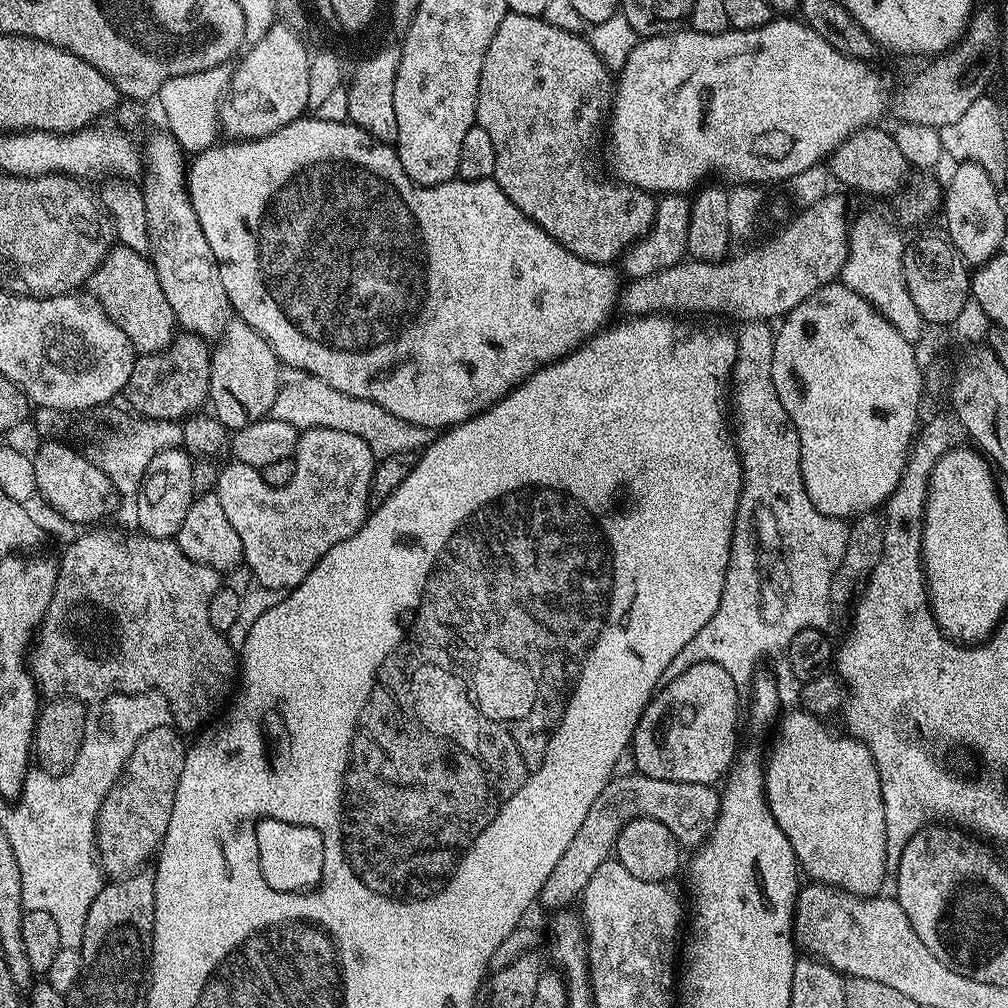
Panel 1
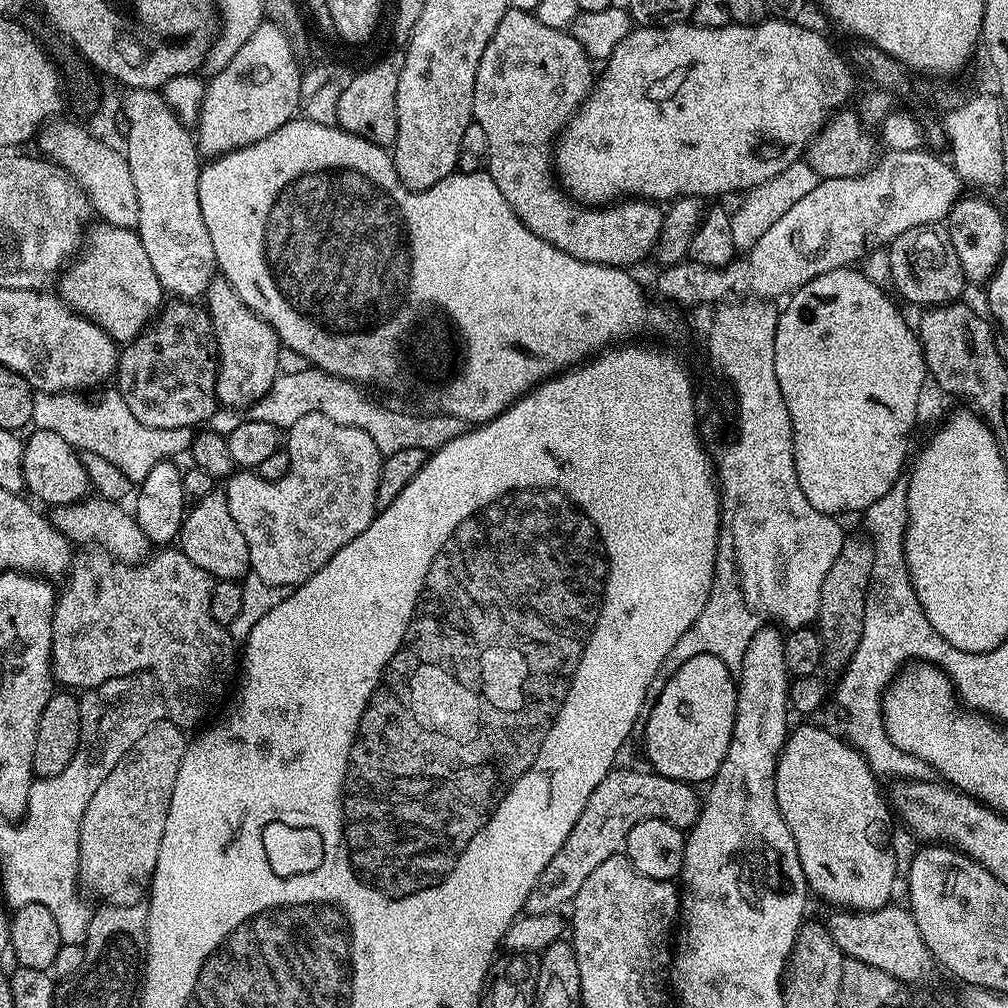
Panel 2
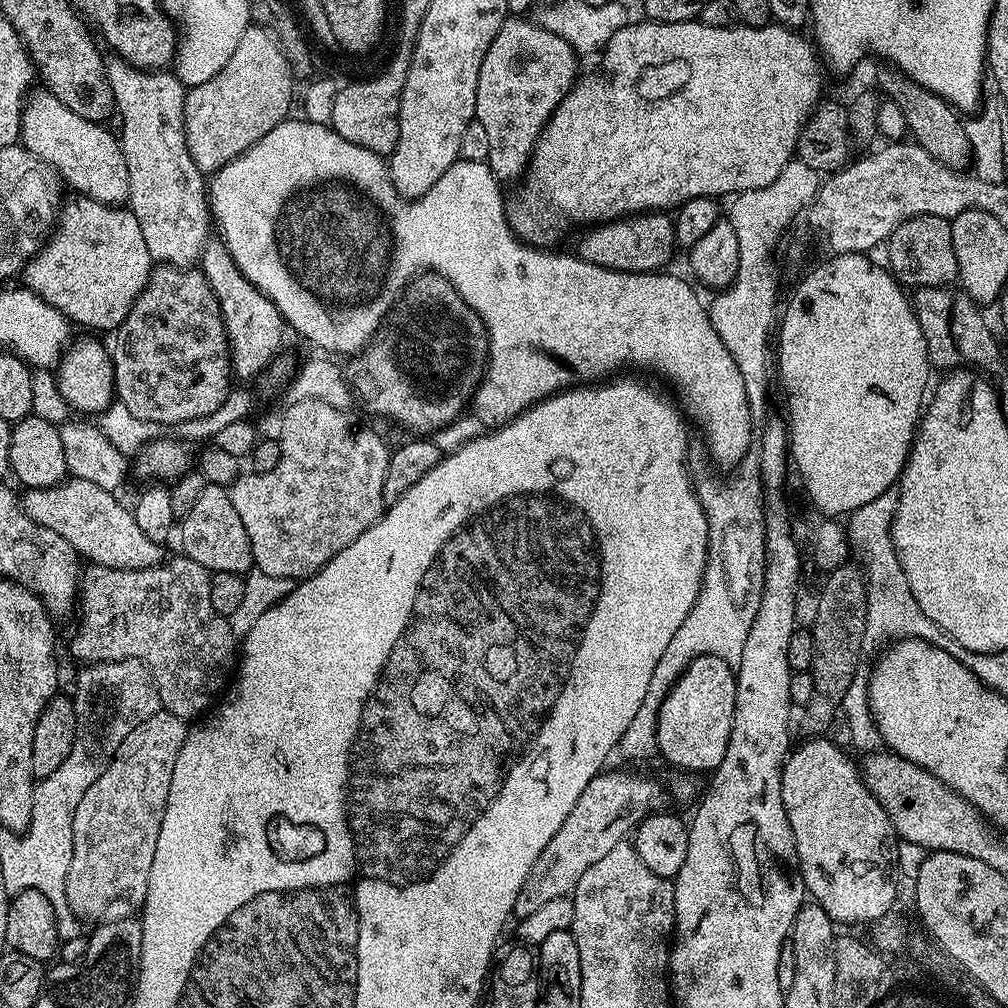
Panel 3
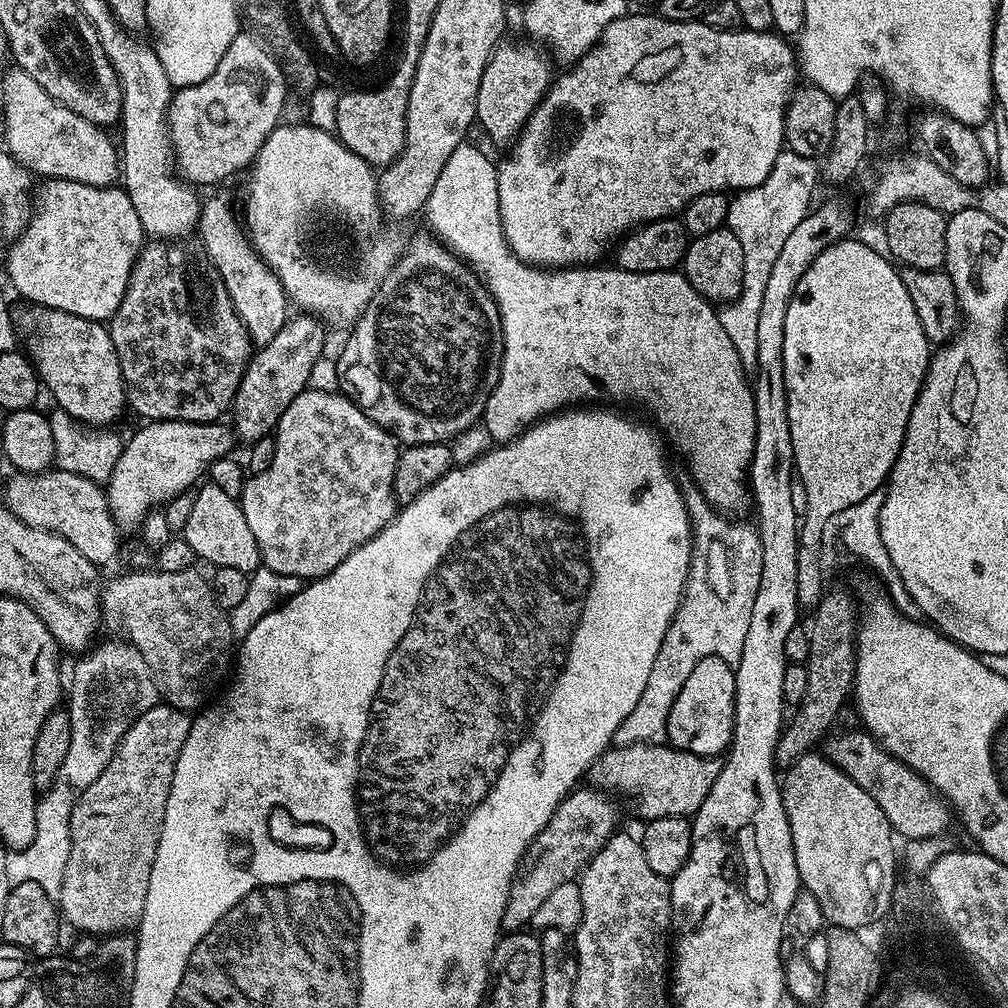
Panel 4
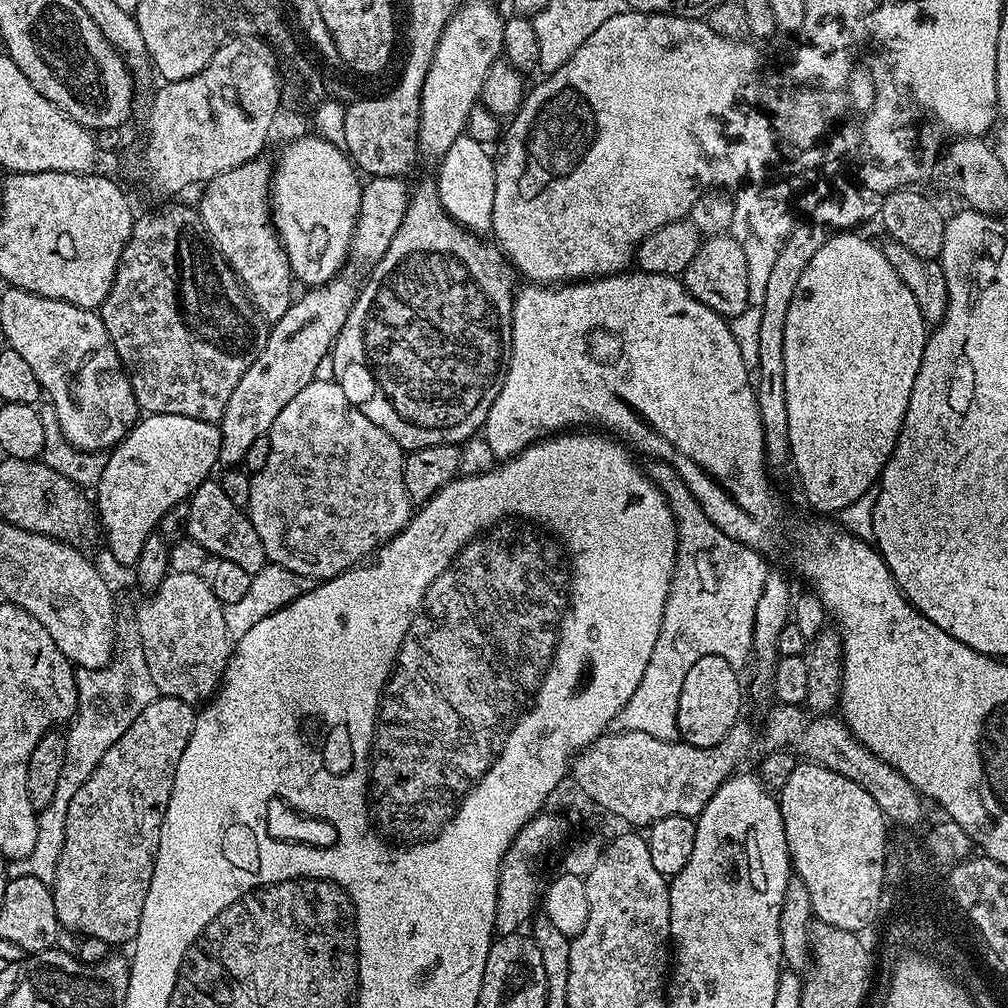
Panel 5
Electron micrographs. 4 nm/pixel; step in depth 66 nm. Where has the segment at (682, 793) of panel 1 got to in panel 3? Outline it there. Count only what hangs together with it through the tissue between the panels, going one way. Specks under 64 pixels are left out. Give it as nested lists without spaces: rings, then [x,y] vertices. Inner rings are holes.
[[[608,771],[590,780],[575,802],[574,809],[566,816],[566,821],[535,860],[531,875],[515,898],[513,915],[517,919],[534,914],[551,899],[571,895],[578,879],[590,866],[594,866],[614,846],[623,843],[627,837],[625,835],[629,835],[645,817],[661,811],[667,805],[666,792],[660,783],[638,774]]]

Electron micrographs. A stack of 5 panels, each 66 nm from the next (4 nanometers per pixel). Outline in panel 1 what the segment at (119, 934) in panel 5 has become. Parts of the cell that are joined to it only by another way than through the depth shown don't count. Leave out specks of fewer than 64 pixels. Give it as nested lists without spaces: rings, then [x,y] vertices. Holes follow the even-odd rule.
[[[172,726],[147,732],[134,746],[134,750],[128,753],[124,772],[102,802],[100,817],[96,819],[96,847],[98,859],[109,877],[119,878],[143,869],[147,865],[144,863],[157,855],[160,845],[164,842],[164,835],[170,826],[170,814],[174,810],[174,794],[178,790],[178,778],[182,774],[186,751],[186,743],[184,744],[179,734],[181,735]]]

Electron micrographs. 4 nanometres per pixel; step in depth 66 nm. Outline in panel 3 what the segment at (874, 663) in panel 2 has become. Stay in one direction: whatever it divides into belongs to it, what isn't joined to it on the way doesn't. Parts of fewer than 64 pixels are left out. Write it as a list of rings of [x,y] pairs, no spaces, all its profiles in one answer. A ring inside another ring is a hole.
[[[883,493],[878,498],[874,498],[874,502],[866,502],[866,506],[858,506],[858,510],[851,512],[846,520],[847,547],[851,551],[853,548],[860,555],[861,561],[859,560],[859,563],[866,569],[868,609],[866,610],[864,647],[868,650],[872,650],[872,648],[876,648],[875,650],[883,649],[889,642],[897,640],[930,640],[936,642],[942,636],[938,625],[930,622],[926,618],[926,614],[922,614],[918,602],[914,602],[914,594],[910,594],[906,574],[902,574],[902,566],[898,562],[896,551],[892,548],[892,521],[888,518],[888,508],[893,508],[893,506],[888,504],[888,496]]]

